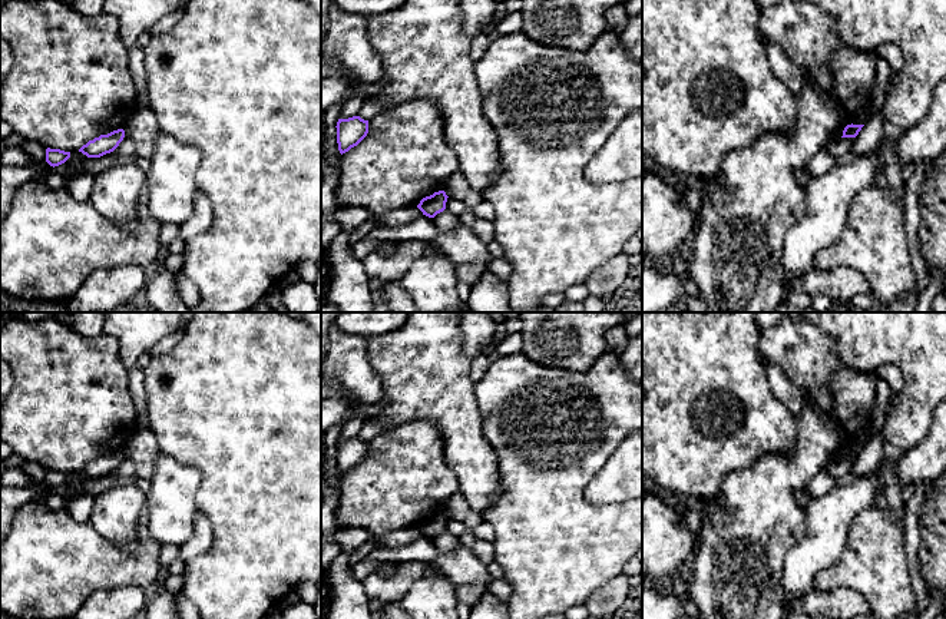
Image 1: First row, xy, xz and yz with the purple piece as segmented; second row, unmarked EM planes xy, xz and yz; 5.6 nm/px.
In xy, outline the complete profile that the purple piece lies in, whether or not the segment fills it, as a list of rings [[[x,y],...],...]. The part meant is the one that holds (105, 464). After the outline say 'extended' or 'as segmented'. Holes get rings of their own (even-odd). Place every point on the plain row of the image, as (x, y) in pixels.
[[[118,450],[108,456],[100,456],[99,459],[95,459],[93,461],[89,461],[86,466],[83,466],[79,473],[86,476],[87,479],[100,479],[106,474],[113,473],[119,464],[125,459],[125,451]]]; as segmented

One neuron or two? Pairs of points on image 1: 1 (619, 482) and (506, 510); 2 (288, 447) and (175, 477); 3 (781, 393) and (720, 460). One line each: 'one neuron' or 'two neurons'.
1: two neurons
2: two neurons
3: two neurons

